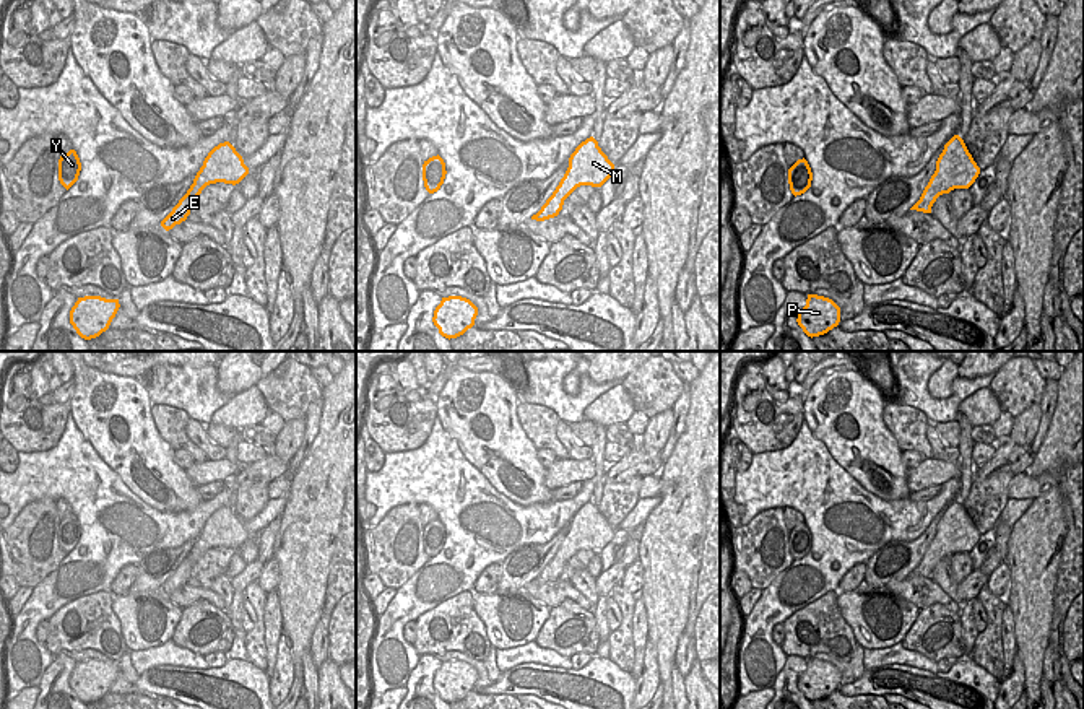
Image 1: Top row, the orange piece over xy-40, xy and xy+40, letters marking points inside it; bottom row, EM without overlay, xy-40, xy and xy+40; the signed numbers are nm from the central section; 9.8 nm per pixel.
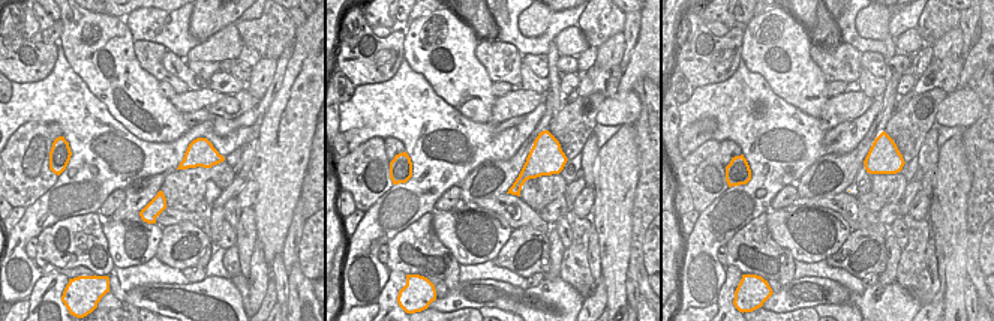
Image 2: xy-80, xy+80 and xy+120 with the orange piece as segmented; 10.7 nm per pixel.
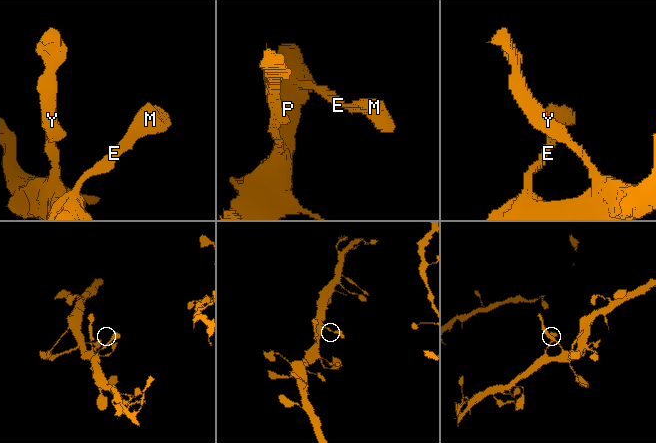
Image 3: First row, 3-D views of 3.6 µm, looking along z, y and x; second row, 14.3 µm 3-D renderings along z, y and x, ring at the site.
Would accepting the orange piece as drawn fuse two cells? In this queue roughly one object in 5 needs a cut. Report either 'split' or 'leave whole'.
leave whole

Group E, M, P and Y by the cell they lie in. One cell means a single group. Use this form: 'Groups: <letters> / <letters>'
Groups: E M P Y

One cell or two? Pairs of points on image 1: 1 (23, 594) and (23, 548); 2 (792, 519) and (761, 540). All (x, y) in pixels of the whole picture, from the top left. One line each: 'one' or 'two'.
1: two
2: two

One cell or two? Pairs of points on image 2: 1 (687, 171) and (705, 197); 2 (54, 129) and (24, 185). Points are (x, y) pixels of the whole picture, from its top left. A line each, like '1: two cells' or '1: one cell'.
1: one cell
2: two cells

